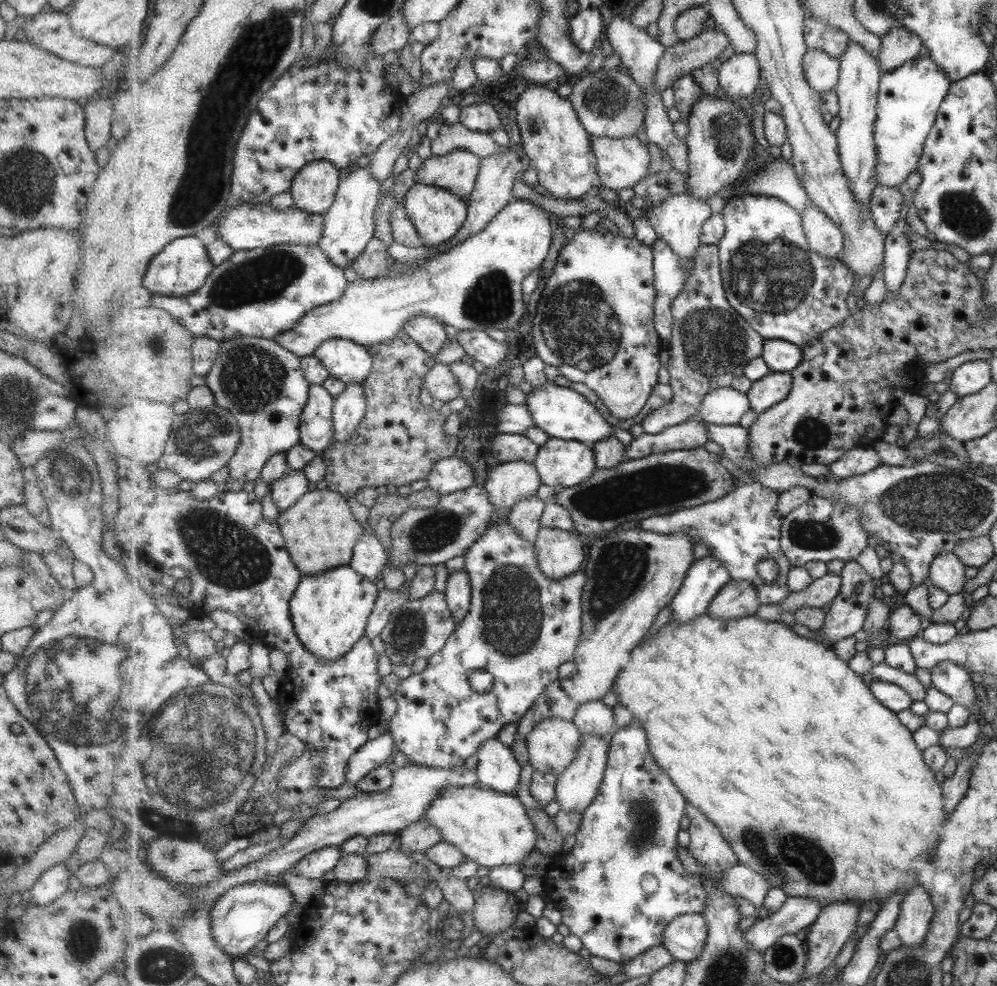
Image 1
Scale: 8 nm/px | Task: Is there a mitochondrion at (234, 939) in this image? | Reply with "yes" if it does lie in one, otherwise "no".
no

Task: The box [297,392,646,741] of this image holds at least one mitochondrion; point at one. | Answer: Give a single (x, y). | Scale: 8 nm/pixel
(513, 613)

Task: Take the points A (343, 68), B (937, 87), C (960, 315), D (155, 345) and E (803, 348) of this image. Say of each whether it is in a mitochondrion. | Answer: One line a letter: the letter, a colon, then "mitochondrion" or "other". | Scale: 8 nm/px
A: other
B: other
C: other
D: mitochondrion
E: other

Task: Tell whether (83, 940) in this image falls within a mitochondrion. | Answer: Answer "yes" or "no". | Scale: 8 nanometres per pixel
yes

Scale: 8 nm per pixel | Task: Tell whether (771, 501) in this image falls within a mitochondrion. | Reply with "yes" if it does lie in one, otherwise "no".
no

